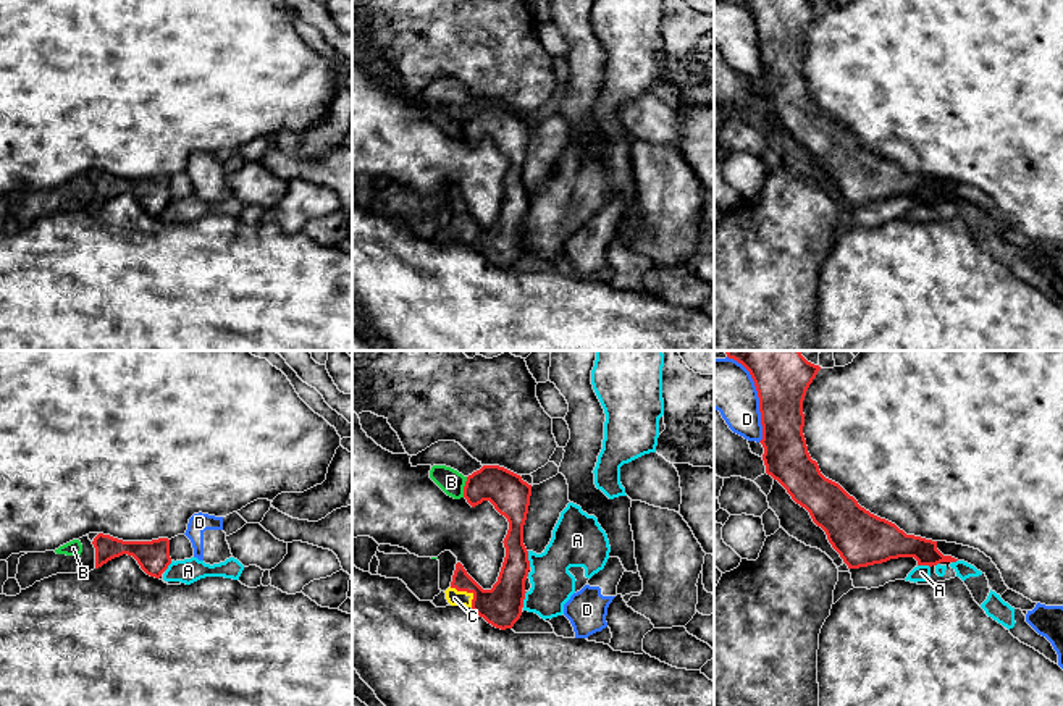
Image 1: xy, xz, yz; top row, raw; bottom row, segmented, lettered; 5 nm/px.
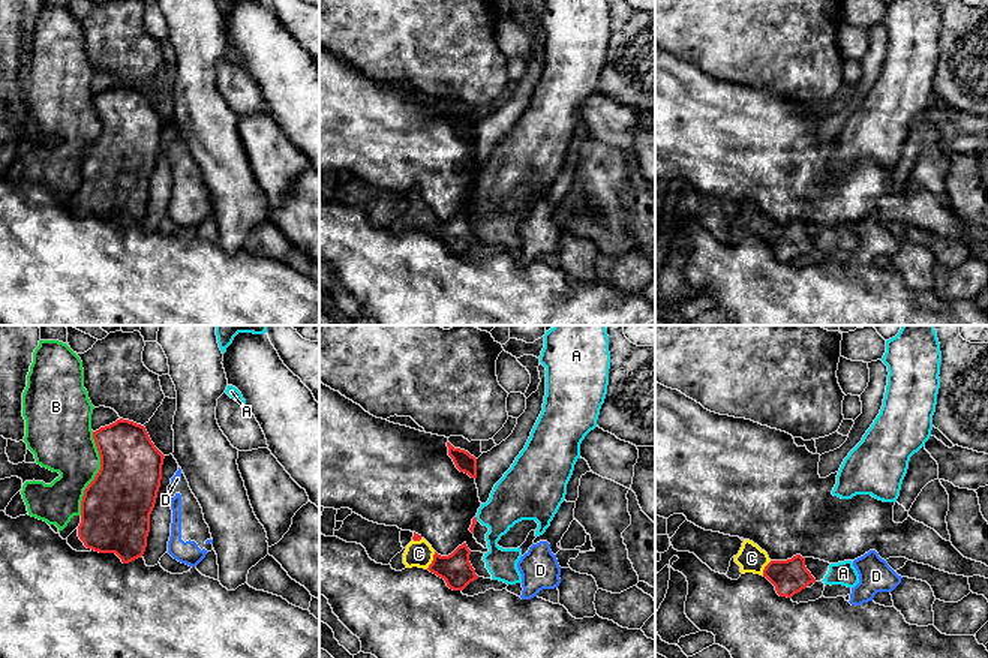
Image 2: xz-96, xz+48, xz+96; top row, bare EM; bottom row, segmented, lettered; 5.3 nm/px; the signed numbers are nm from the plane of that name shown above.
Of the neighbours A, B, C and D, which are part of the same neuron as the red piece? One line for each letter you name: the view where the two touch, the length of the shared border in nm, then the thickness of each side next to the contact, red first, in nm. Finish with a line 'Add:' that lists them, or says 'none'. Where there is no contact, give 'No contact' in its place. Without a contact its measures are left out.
C: Touches red in xz. Shared border 160 nm. Thickness 200 nm (red) against 80 nm
Add: C

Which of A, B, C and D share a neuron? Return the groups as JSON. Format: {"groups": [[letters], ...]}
{"groups": [["A"], ["B"], ["C"], ["D"]]}

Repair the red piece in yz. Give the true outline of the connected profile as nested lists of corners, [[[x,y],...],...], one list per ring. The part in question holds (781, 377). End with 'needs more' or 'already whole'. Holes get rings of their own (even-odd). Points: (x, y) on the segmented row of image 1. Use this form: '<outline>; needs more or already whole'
[[[725,351],[729,359],[742,364],[751,375],[758,397],[763,425],[763,460],[766,473],[777,480],[792,499],[805,507],[813,522],[821,527],[832,548],[848,569],[882,564],[898,557],[914,557],[918,565],[956,562],[937,549],[937,541],[906,535],[895,523],[880,519],[858,504],[838,483],[826,478],[816,460],[811,459],[803,435],[803,401],[819,365],[808,362],[800,351]]]; already whole

